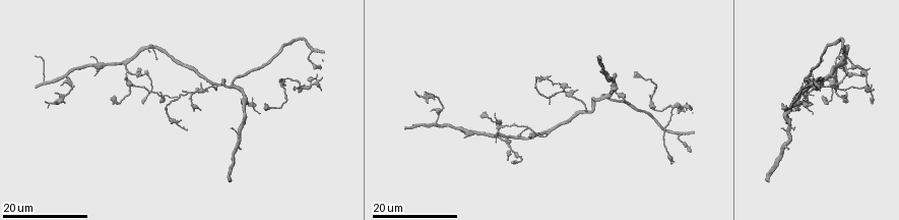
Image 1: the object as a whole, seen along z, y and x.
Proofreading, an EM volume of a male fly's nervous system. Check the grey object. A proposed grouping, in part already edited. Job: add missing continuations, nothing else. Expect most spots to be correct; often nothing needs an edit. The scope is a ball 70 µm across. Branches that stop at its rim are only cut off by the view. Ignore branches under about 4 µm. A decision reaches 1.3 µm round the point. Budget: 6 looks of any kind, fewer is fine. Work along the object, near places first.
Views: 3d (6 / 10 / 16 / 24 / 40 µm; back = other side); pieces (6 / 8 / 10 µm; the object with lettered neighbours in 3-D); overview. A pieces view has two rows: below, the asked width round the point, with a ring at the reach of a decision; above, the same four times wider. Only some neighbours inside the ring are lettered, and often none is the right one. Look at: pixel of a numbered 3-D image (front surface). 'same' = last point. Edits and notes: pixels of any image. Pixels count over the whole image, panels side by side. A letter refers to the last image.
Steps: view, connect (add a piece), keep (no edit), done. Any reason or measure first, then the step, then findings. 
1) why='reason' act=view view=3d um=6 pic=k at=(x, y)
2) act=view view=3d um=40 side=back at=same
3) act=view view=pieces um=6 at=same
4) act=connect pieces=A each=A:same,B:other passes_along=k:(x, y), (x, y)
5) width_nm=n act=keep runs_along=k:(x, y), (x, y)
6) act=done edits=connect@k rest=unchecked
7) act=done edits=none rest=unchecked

why='tapers out' act=view view=3d um=16 pic=1 at=(181, 89)

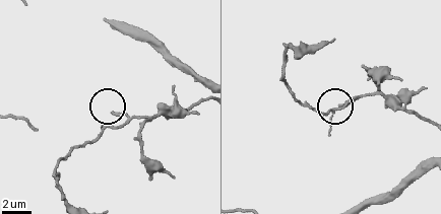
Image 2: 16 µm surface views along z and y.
act=view view=pieces um=10 pic=2 at=(340, 104)

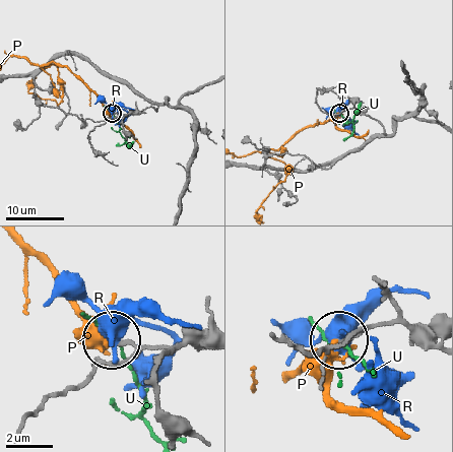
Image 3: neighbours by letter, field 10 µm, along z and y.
width_nm=200 act=keep each=P:other,R:other,U:other runs_along=3:(435, 349), (394, 320), (338, 338) found='none of them fits'

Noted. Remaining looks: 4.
why='free end' act=view view=3d um=24 pic=1 at=(557, 83)

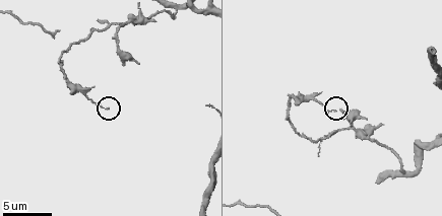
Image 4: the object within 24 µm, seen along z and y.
act=view view=pieces um=8 pic=4 at=(334, 112)

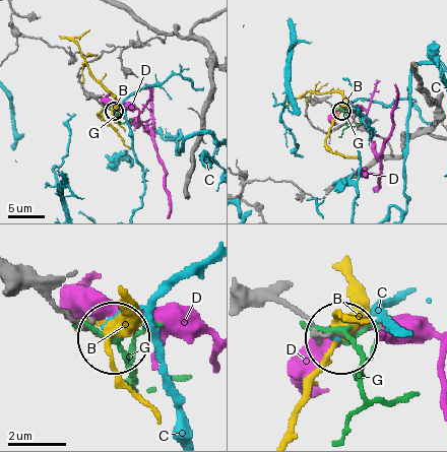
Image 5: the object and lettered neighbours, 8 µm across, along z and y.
act=keep each=B:other,C:other,D:other,G:other runs_along=5:(129, 45), (103, 53), (78, 72), (82, 86), (113, 111) found='none of them fits'

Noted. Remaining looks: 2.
why='branch stops here' act=view view=3d um=16 pic=1 at=(465, 138)

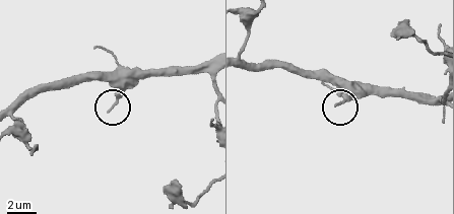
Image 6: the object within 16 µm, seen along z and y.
why='see the neighbours' act=view view=pieces um=10 pic=6 at=(337, 104)

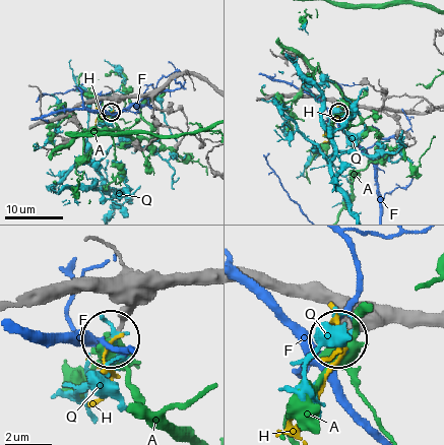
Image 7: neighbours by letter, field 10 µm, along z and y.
width_nm=130 act=keep each=A:other,F:other,H:other,Q:other found='no lettered piece goes on from it'

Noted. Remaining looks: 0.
act=done edits=none rest=unchecked

